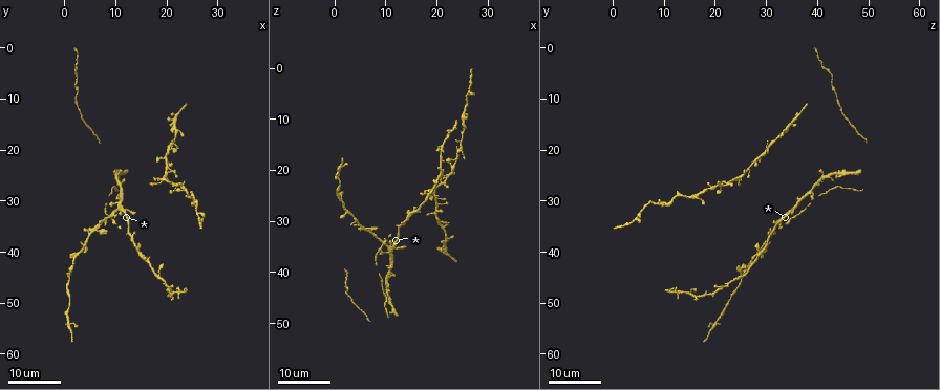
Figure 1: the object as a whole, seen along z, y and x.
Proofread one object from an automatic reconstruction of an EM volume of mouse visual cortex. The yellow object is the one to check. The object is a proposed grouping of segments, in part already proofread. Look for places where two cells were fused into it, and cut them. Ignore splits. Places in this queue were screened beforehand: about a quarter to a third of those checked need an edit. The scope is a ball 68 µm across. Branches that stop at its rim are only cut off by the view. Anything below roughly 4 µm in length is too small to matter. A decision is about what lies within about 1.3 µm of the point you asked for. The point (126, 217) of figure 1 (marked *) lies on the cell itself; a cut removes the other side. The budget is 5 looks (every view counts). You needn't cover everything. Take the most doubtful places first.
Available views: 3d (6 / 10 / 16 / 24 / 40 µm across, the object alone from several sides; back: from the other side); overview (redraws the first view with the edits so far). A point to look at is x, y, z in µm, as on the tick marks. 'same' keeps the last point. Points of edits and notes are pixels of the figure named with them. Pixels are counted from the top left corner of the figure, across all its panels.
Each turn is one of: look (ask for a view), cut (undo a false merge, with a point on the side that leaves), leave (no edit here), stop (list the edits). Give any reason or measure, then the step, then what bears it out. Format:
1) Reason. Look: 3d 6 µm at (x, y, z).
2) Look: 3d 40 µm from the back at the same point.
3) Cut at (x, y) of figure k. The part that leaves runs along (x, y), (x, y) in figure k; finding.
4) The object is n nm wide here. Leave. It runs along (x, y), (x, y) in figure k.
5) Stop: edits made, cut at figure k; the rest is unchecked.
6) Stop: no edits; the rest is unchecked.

Four or more arms meet. Look: 3d 24 µm at (10.5, 31.0, 36.0).

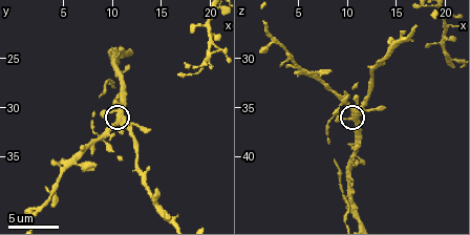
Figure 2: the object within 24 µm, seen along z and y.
Zoom in. Look: 3d 10 µm at (10.6, 31.0, 35.6).

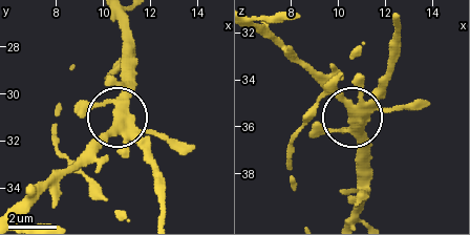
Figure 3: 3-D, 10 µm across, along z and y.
The side arm is 37 µm long; 4 arms meet here. Leave. All the same cell.

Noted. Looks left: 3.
Looks like a crossing. Look: 3d 16 µm at (19.0, 25.0, 24.0).

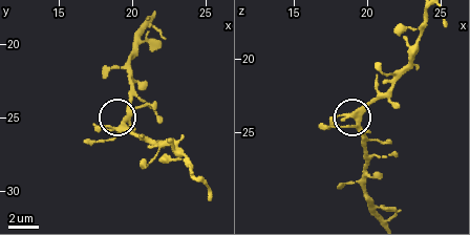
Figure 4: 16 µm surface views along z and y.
Zoom in. Look: 3d 10 µm at (19.4, 25.4, 24.4).

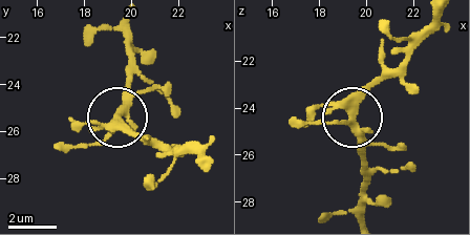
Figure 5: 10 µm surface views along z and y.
Leave. Continuous, no second cell.

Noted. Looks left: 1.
Three arms meet. Look: 3d 10 µm at (3.6, 39.4, 29.0).

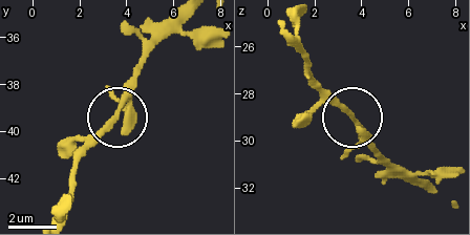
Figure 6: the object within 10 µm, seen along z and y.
Leave. It runs along (183, 18), (145, 61), (123, 108), (77, 154) in figure 6; continuous, no second cell.

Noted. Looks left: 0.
Stop: no edits; the rest is unchecked.

